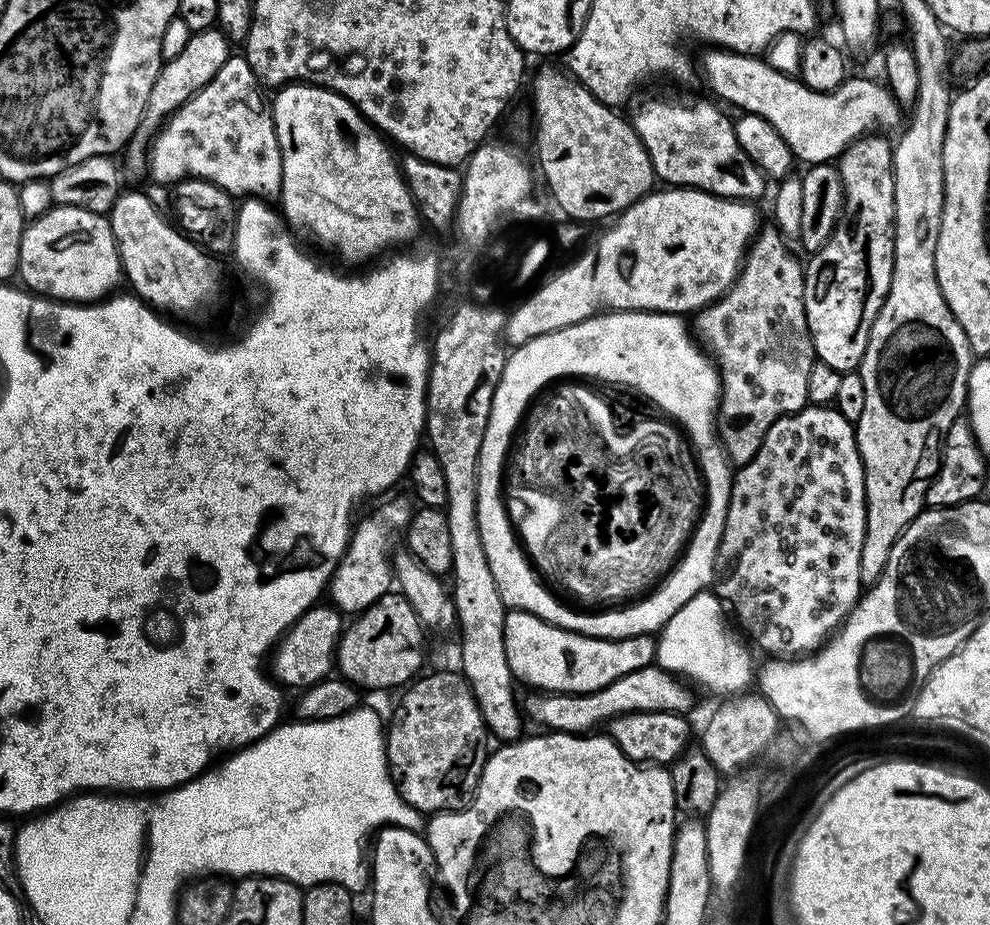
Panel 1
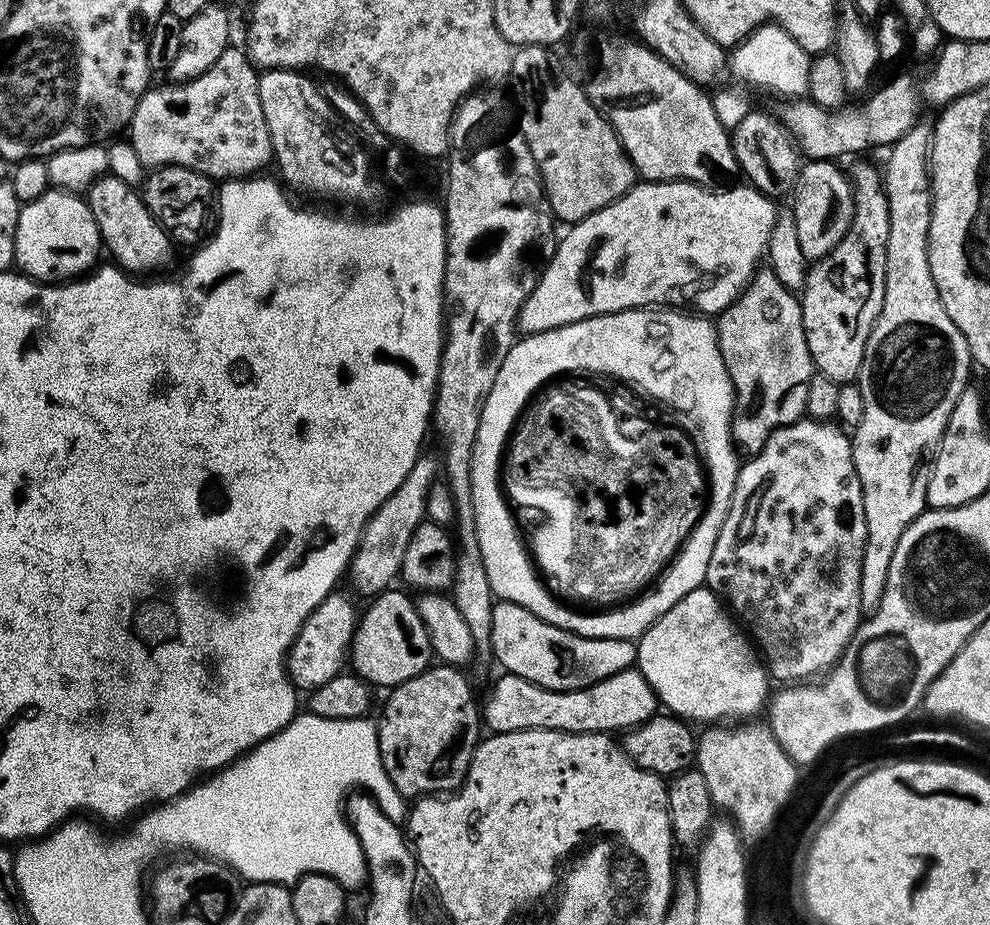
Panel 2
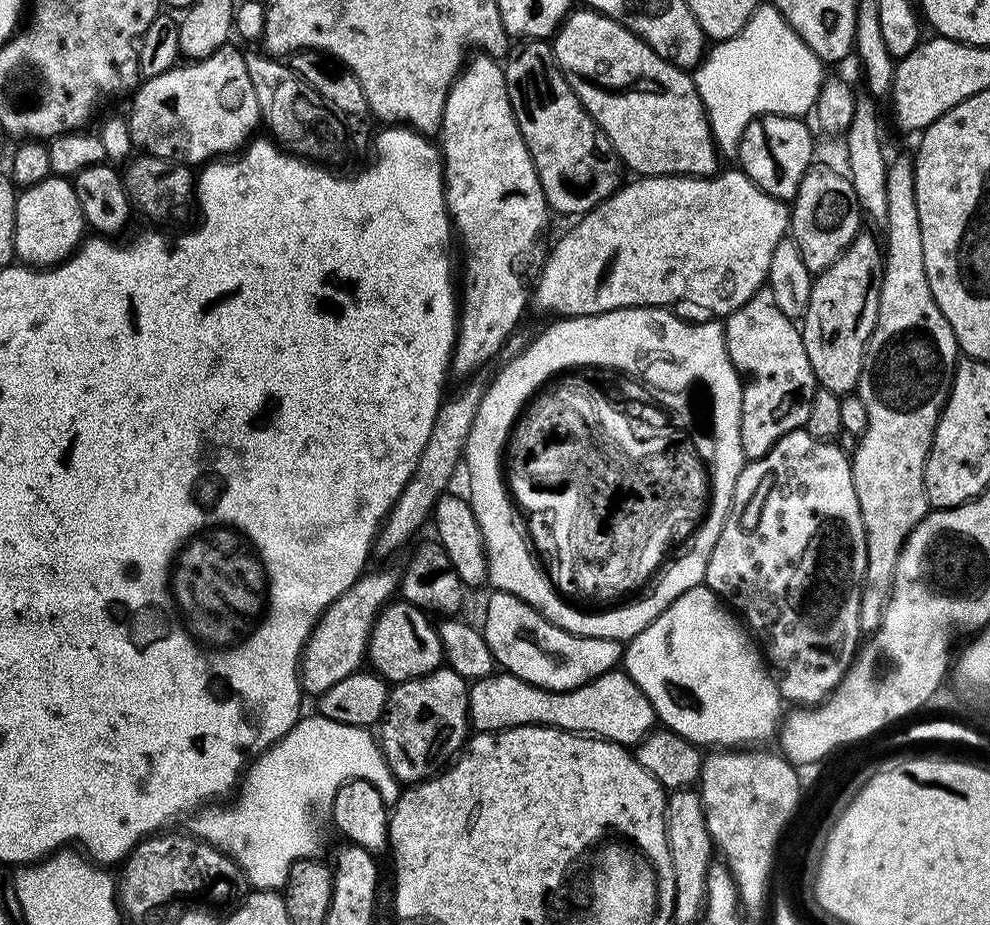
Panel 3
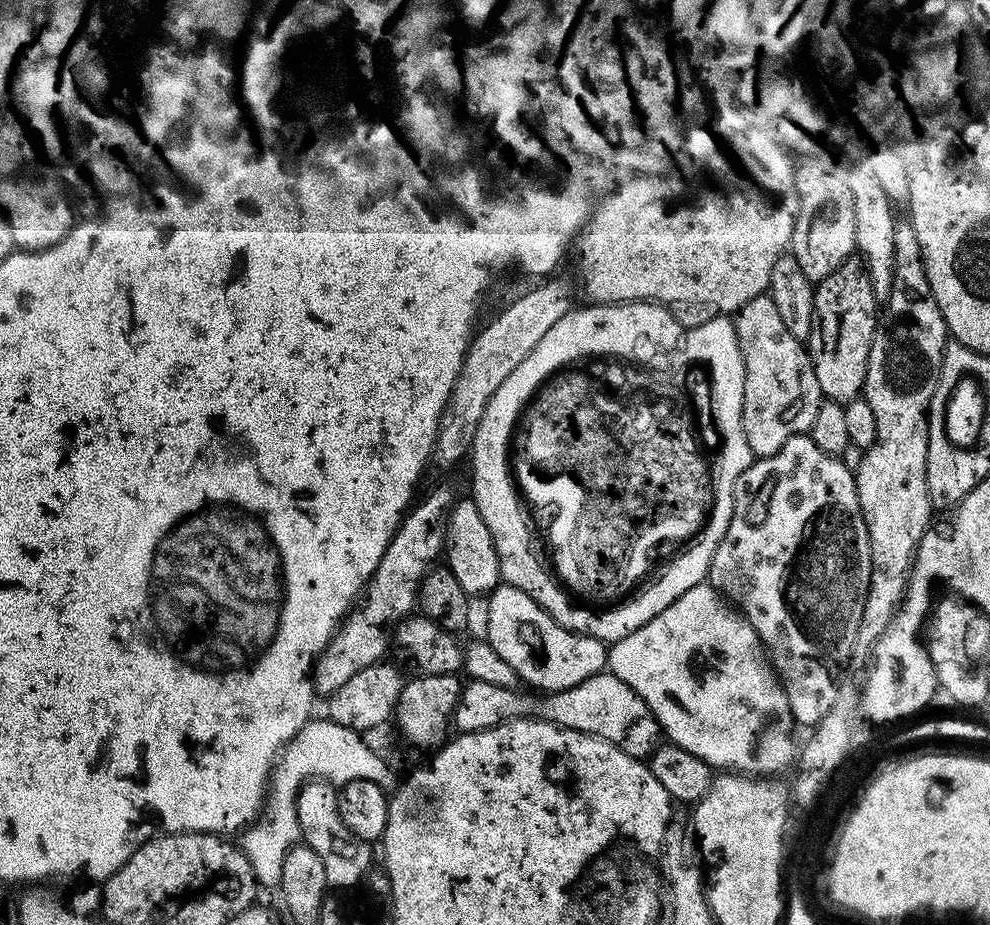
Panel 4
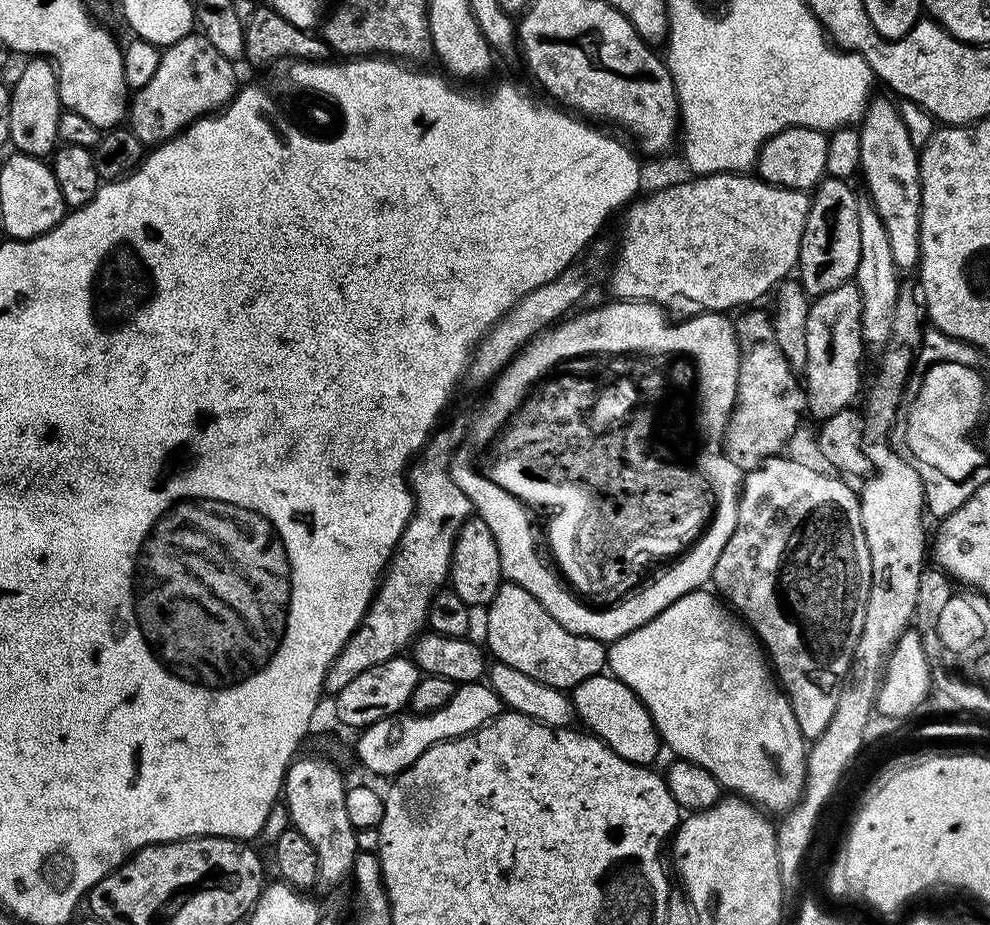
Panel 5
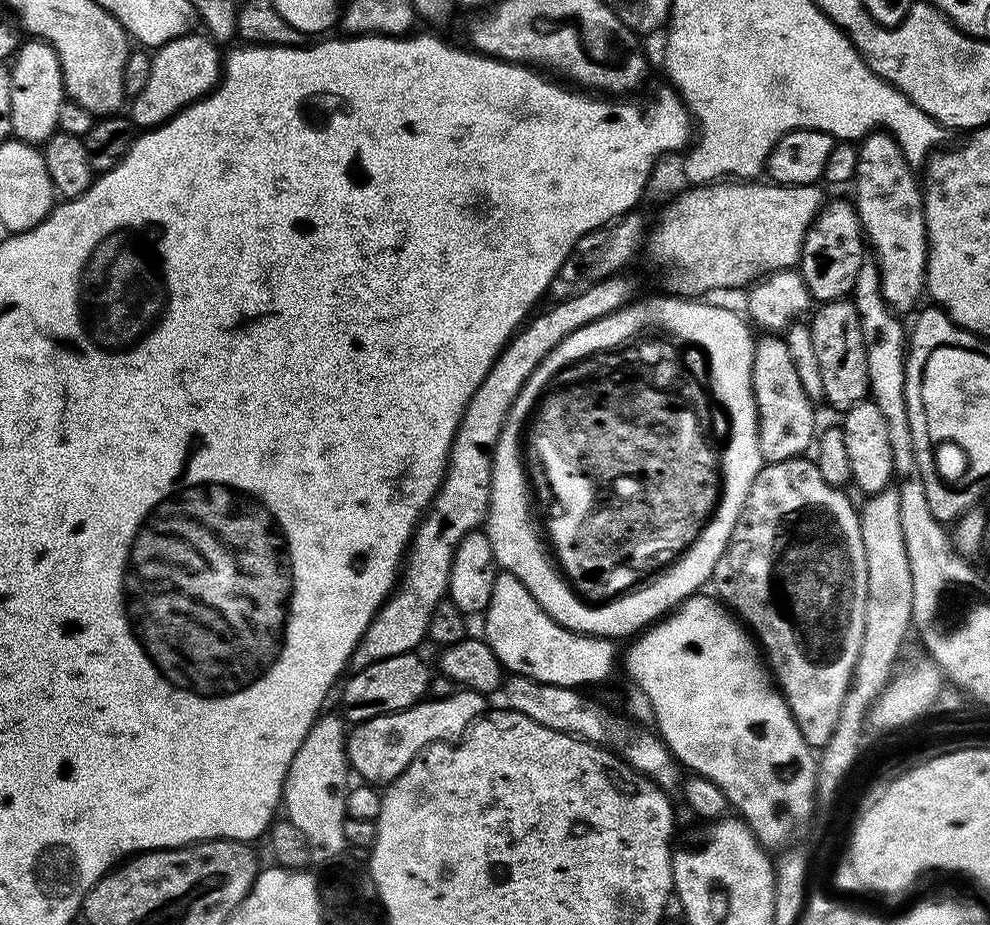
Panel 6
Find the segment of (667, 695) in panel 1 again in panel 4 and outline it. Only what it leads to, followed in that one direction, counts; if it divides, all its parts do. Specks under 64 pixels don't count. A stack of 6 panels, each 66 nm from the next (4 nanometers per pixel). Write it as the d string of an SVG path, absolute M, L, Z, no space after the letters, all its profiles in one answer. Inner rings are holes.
M607 670L561 692L536 694L536 697L523 696L522 693L523 691L514 688L469 679L461 687L460 700L456 704L451 723L455 731L461 733L486 730L508 720L535 718L545 720L548 724L557 724L559 728L573 728L588 736L597 736L637 758L651 757L653 745L662 736L660 723L654 718L646 702L642 702L642 698L638 698L638 694L634 694L634 690L630 690L630 686L622 682L622 678Z

